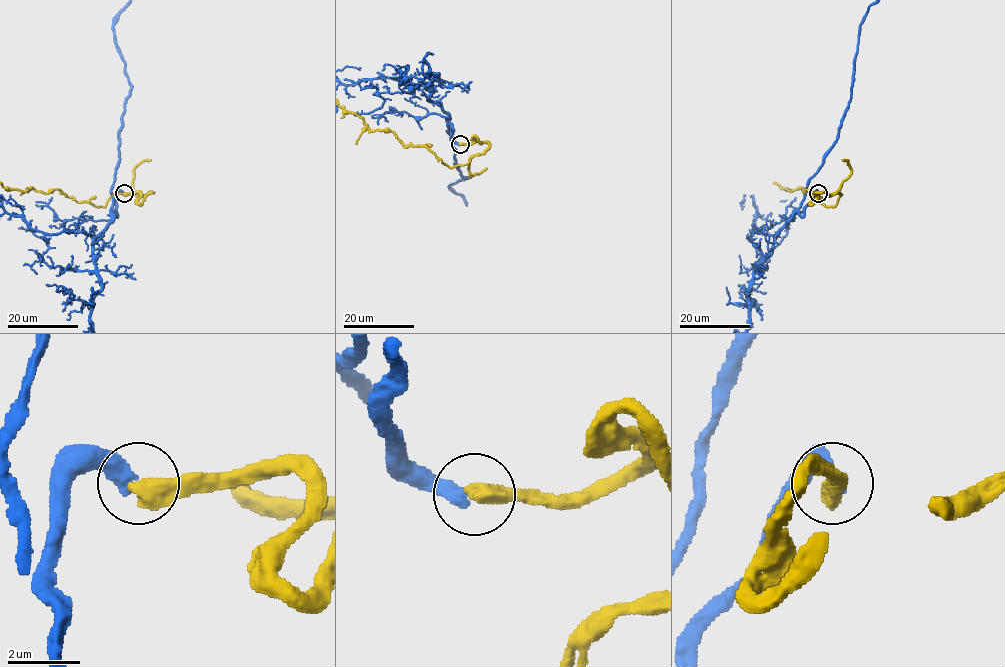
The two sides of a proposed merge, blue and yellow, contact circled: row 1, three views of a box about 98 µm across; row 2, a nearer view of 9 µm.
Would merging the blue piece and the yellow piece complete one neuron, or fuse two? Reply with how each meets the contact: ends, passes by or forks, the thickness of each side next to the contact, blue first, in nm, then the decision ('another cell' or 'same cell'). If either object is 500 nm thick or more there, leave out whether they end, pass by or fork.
400/550 nm | same cell

